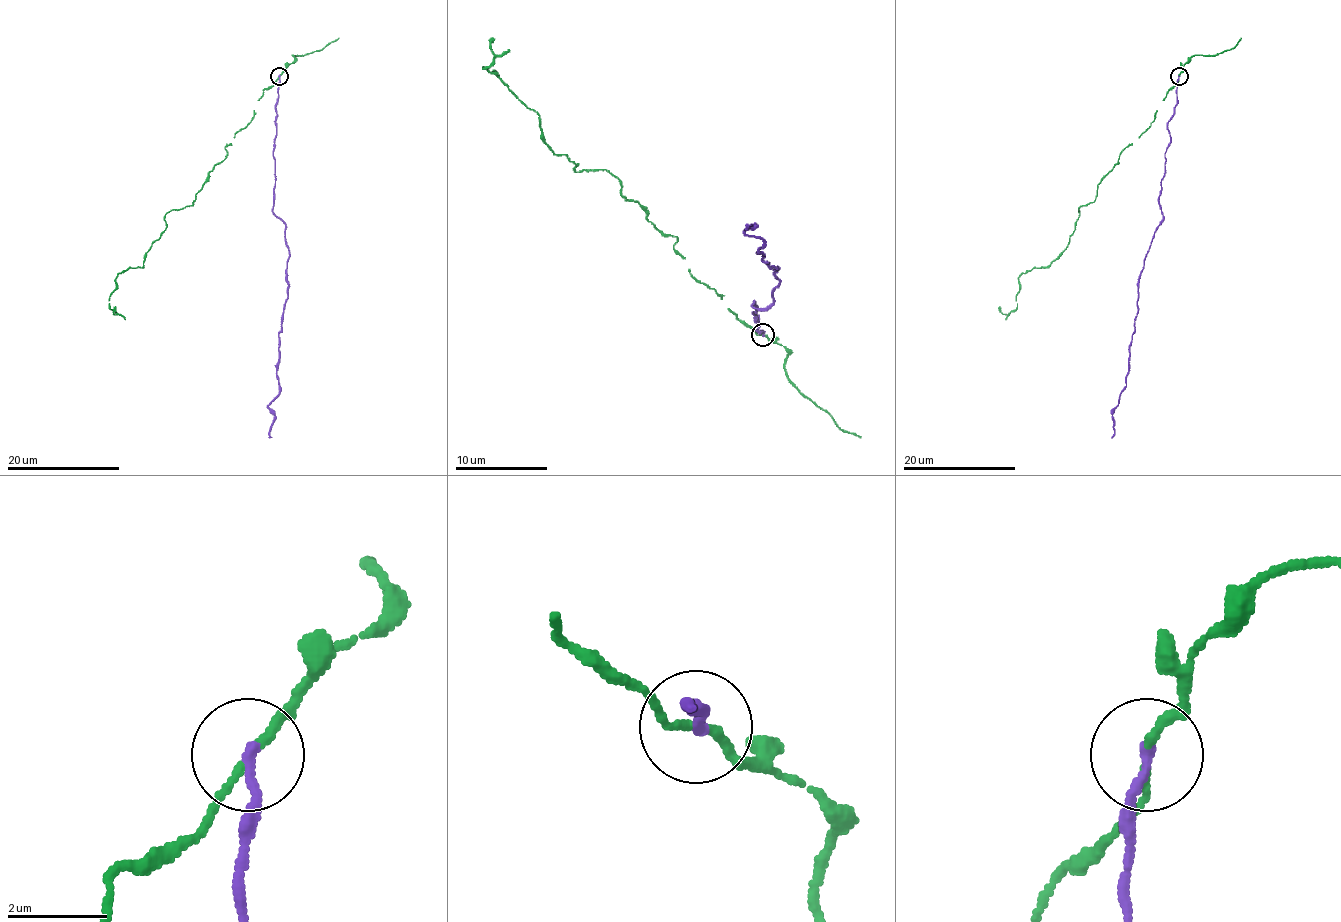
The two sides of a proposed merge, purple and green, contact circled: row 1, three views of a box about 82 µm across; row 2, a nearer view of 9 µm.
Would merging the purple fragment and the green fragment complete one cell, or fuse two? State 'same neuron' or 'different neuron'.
different neuron

